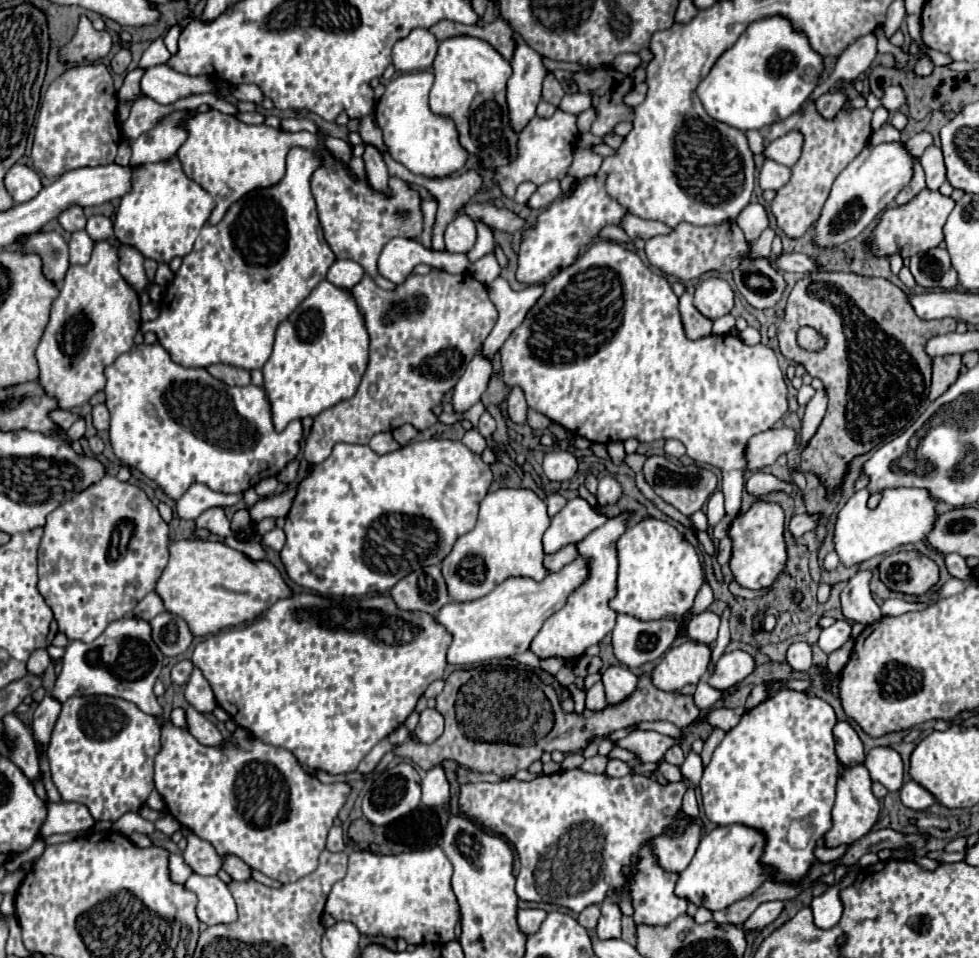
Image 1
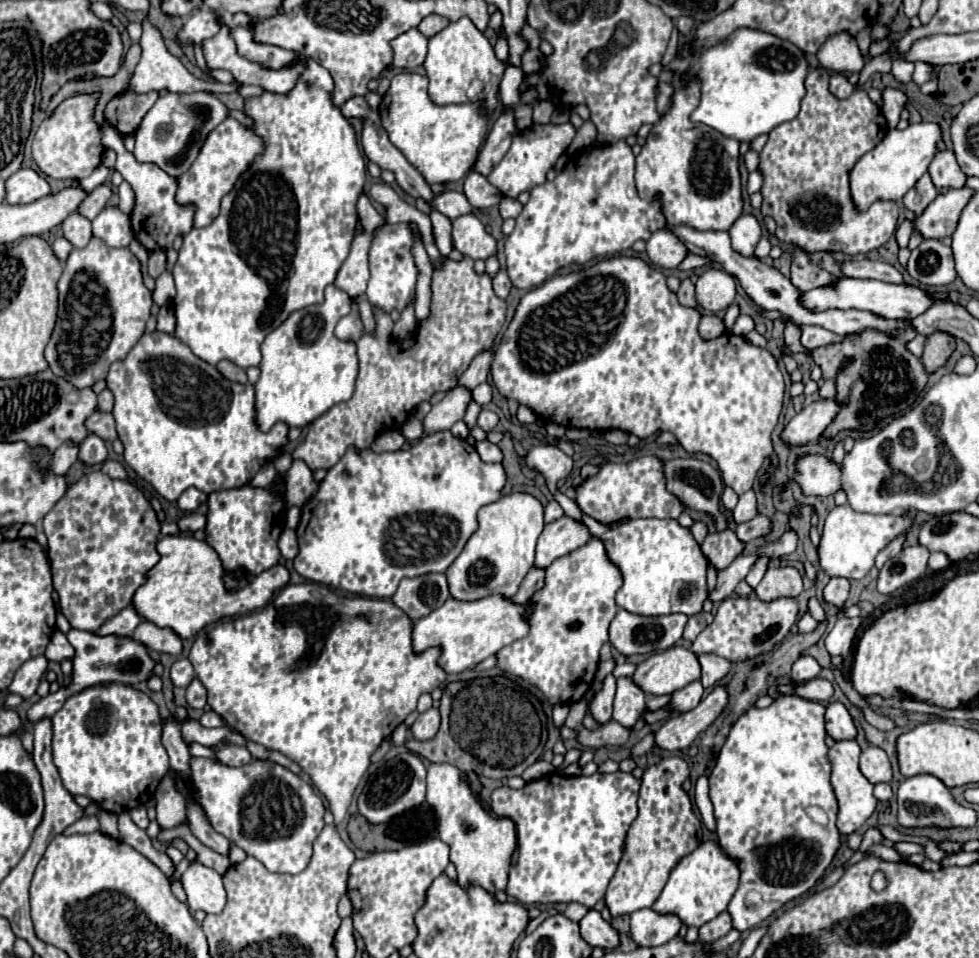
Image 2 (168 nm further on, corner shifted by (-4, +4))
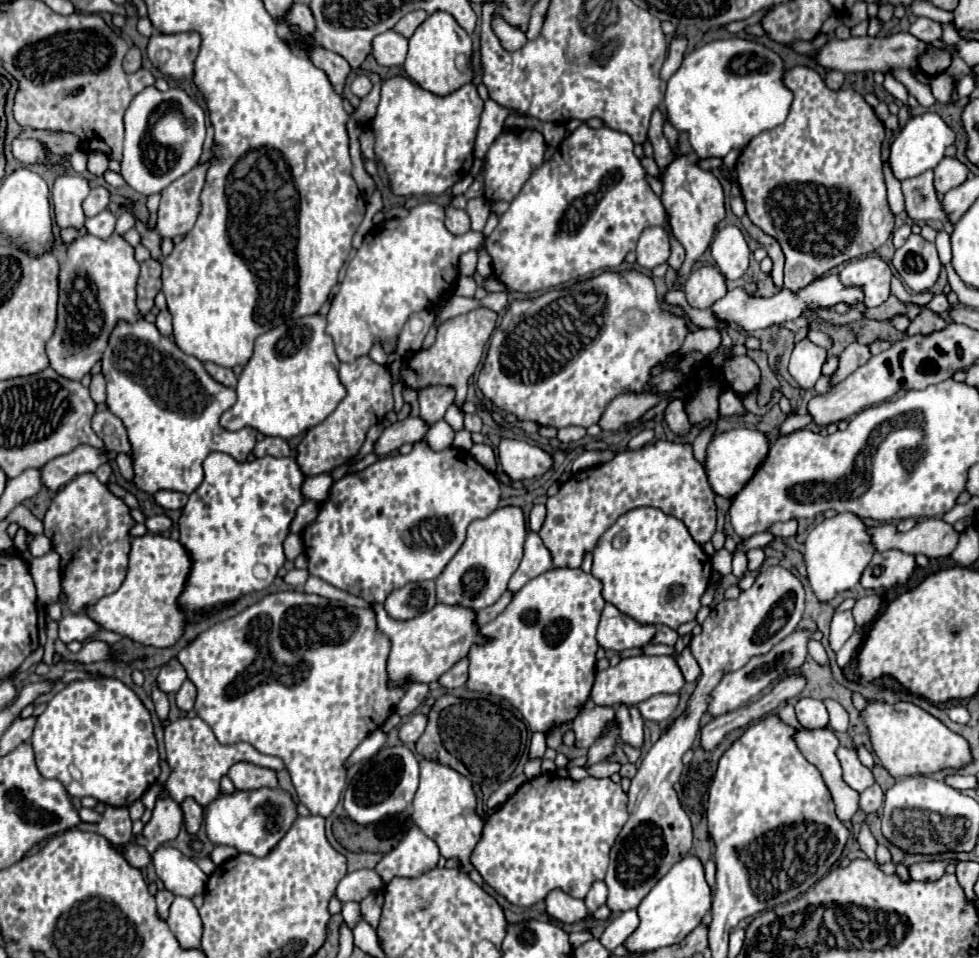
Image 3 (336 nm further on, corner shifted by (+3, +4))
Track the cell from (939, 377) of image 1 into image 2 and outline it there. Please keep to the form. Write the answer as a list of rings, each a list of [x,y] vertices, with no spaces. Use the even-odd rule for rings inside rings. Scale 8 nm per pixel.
[[[943,331],[927,335],[925,349],[921,355],[925,371],[933,373],[937,367],[941,367],[945,363],[945,359],[953,353],[953,349],[955,349],[955,337],[953,335],[943,333]]]

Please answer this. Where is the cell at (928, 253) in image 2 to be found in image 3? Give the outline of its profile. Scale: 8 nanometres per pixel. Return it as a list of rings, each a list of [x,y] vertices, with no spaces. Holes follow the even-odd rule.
[[[910,235],[908,241],[896,249],[892,263],[902,281],[916,293],[928,291],[942,271],[936,245],[928,243],[922,235]]]

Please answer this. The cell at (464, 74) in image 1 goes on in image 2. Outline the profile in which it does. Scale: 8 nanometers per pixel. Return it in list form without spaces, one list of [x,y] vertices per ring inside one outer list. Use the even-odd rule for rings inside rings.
[[[461,17],[441,29],[437,35],[429,37],[429,49],[425,57],[425,75],[429,79],[429,97],[437,105],[451,105],[451,103],[467,103],[467,89],[473,79],[481,79],[483,91],[479,99],[485,99],[485,115],[491,115],[497,107],[497,89],[503,77],[505,65],[495,57],[493,47],[489,45],[487,37],[475,29],[475,25]]]

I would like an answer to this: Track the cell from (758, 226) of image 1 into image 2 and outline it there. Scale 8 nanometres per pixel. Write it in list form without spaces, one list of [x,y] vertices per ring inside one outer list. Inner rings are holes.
[[[741,215],[729,229],[731,247],[743,257],[751,257],[761,239],[761,223],[753,215]]]

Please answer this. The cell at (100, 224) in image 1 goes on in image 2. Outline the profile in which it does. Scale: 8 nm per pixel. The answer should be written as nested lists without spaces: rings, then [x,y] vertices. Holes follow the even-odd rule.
[[[107,207],[107,209],[103,209],[103,213],[99,213],[93,219],[93,235],[99,237],[101,241],[105,241],[109,247],[127,247],[133,241],[133,237],[129,239],[129,227],[131,227],[129,215],[125,215],[117,207]]]

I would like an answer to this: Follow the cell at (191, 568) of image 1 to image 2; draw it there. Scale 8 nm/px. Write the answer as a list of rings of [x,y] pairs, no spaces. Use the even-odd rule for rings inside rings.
[[[167,535],[157,541],[161,559],[145,575],[145,583],[133,595],[133,609],[143,621],[149,621],[163,629],[173,629],[181,639],[197,635],[205,625],[223,617],[243,615],[267,605],[273,593],[289,583],[289,571],[283,565],[271,567],[259,577],[251,577],[249,585],[231,593],[223,585],[223,567],[217,553],[195,537]]]

